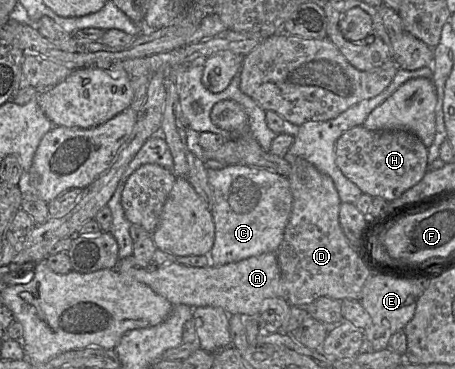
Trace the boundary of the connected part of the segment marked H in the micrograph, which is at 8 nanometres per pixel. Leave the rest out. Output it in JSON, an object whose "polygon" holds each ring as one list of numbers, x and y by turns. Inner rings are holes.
{"polygon":[[363,125,344,132,335,146,335,159,343,175,357,185,362,193,391,202,419,183,428,171,428,148,414,134,405,130,371,131]]}

